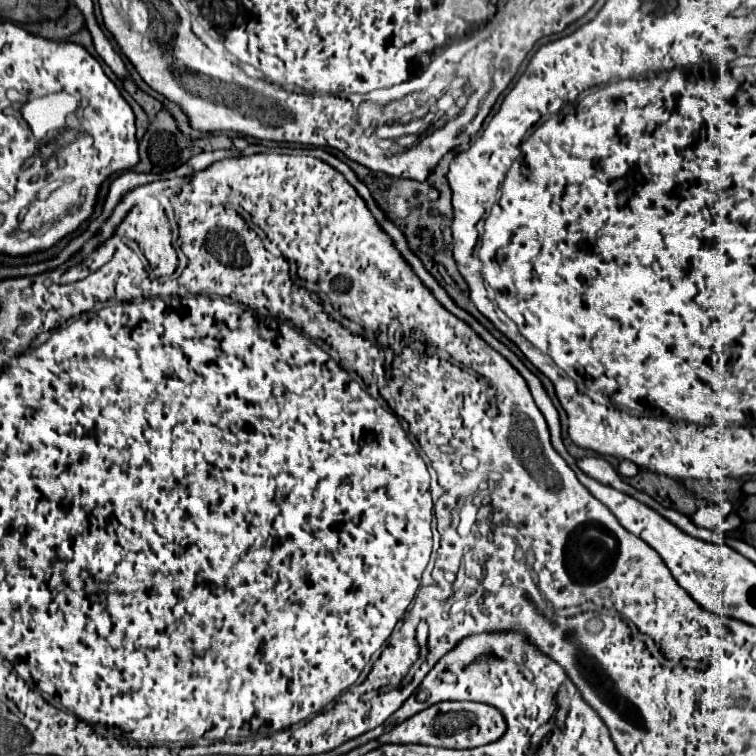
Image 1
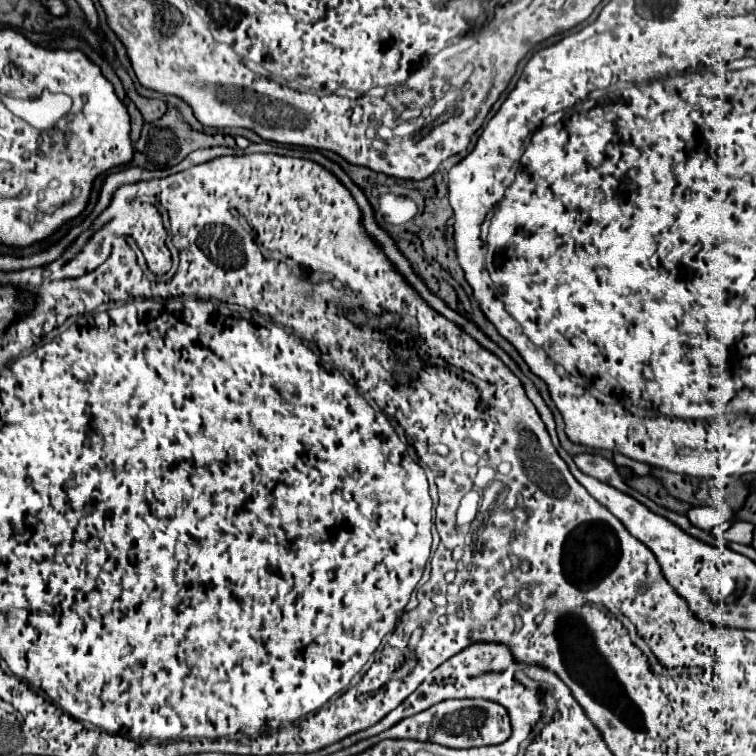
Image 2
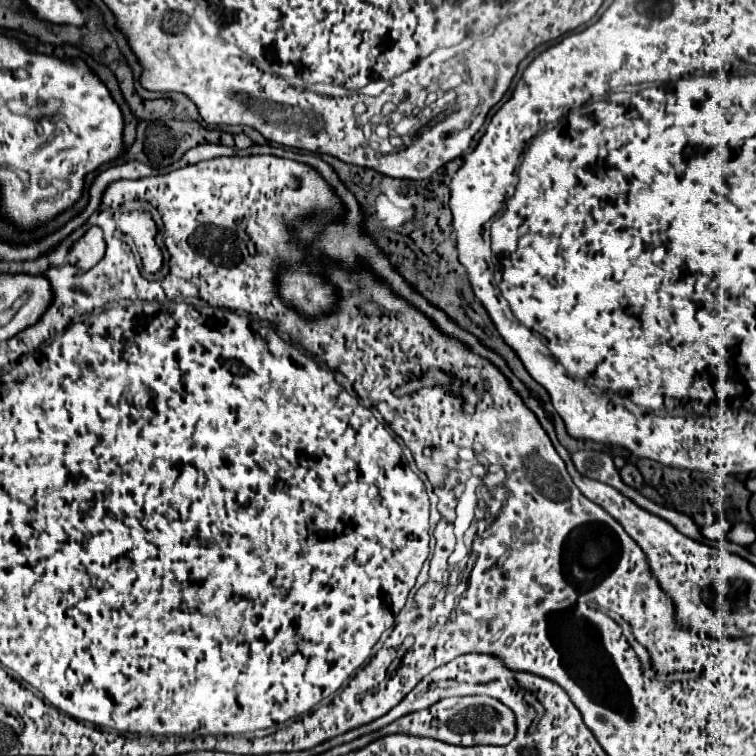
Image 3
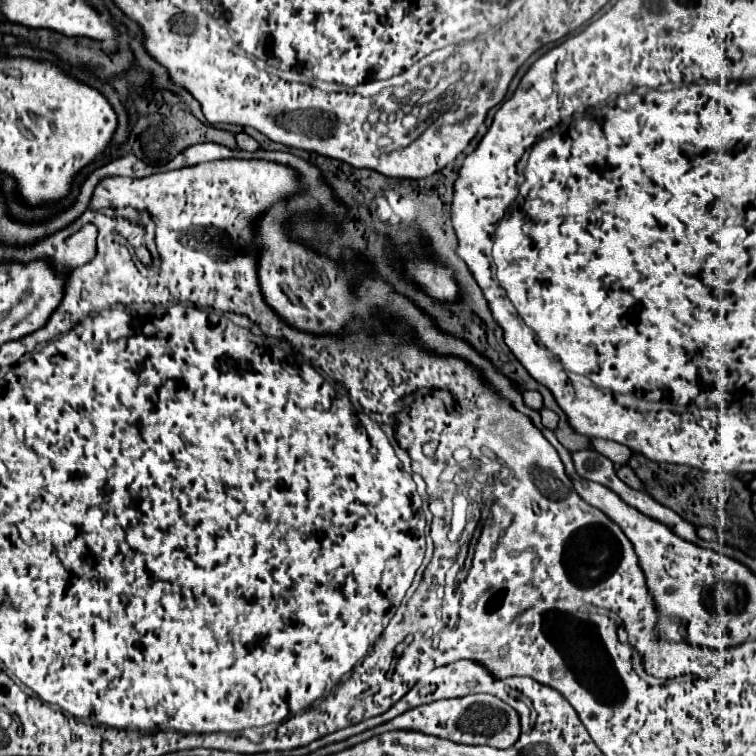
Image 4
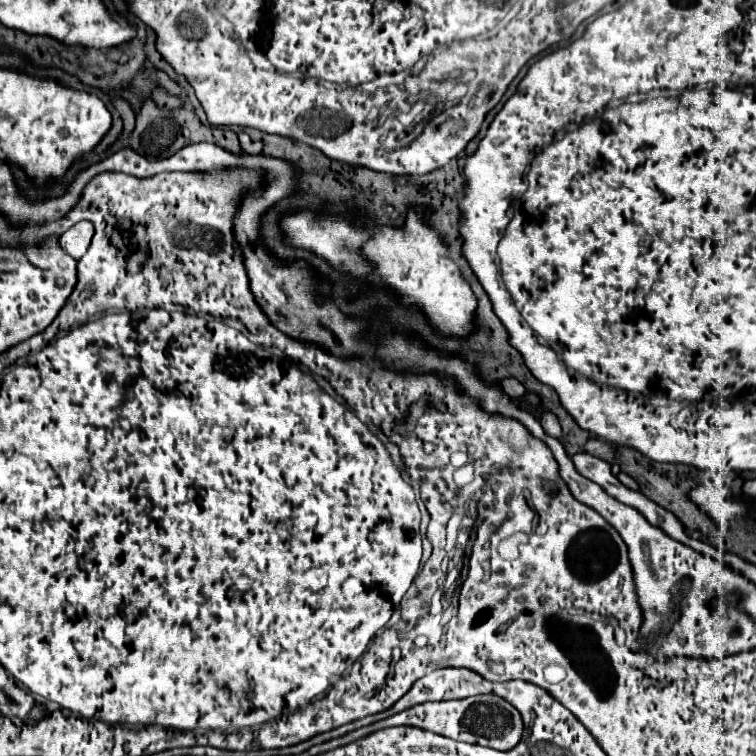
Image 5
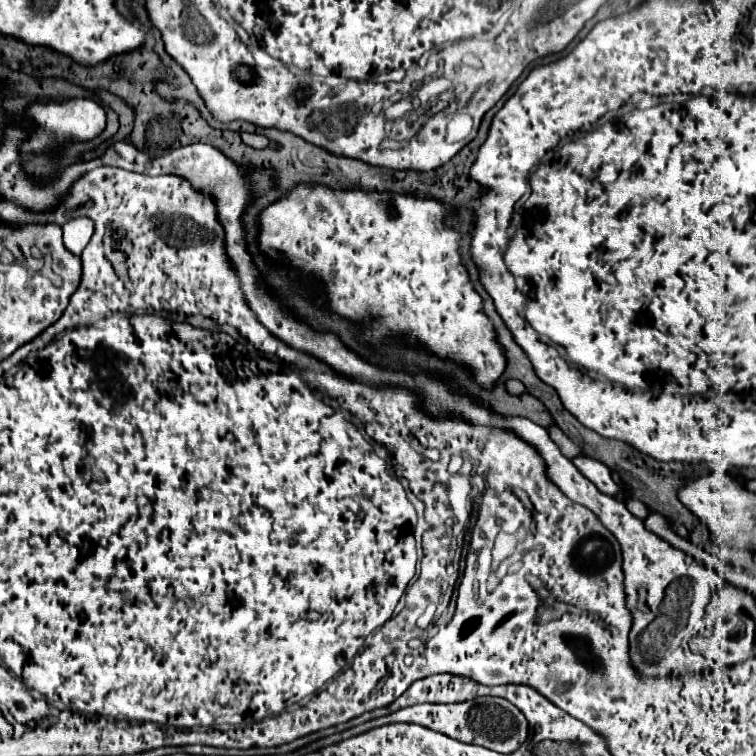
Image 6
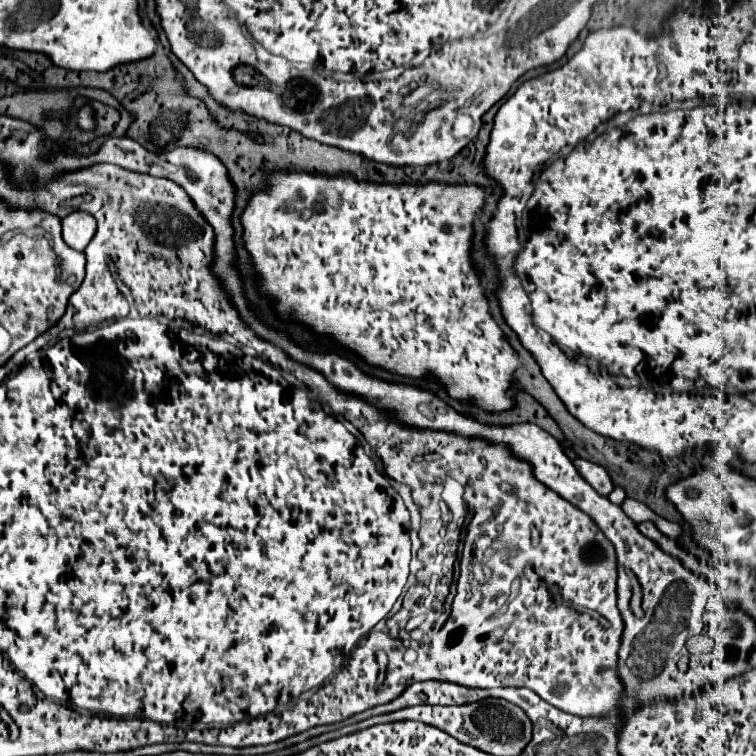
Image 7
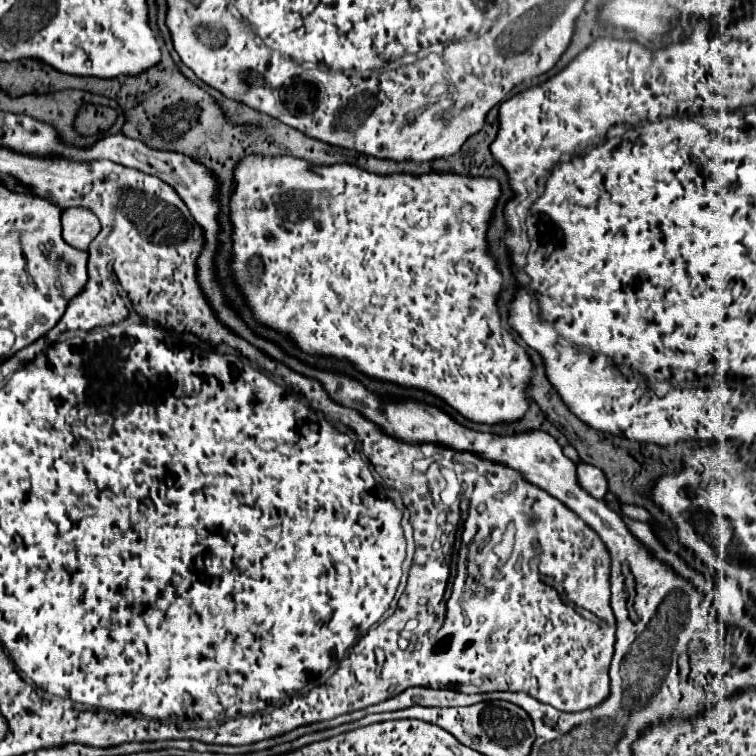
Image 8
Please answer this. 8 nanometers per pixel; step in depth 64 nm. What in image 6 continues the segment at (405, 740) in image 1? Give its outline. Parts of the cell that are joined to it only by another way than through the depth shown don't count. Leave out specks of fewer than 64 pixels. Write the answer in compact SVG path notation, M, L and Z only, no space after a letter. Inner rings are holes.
M480 696L480 698L472 698L466 702L452 702L452 704L418 704L384 716L384 724L398 724L398 722L420 724L430 730L442 732L450 738L456 738L460 742L486 746L502 754L514 752L528 738L528 722L524 714L508 700L496 698L496 696Z

